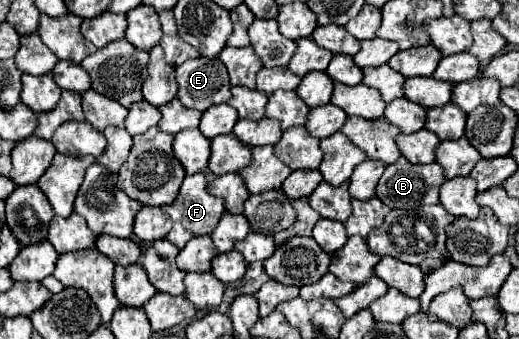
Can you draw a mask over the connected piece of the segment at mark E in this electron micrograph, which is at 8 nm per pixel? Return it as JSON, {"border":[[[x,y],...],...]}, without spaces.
{"border":[[[192,58],[176,68],[178,100],[200,112],[230,100],[226,66],[218,58]]]}

